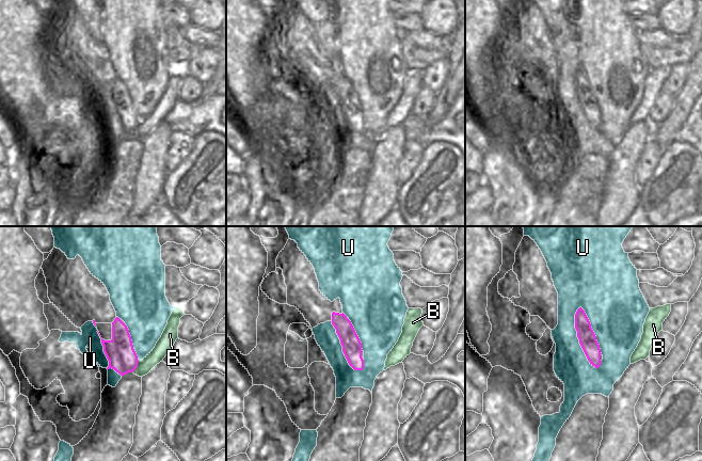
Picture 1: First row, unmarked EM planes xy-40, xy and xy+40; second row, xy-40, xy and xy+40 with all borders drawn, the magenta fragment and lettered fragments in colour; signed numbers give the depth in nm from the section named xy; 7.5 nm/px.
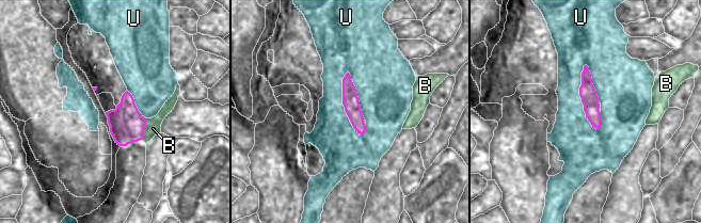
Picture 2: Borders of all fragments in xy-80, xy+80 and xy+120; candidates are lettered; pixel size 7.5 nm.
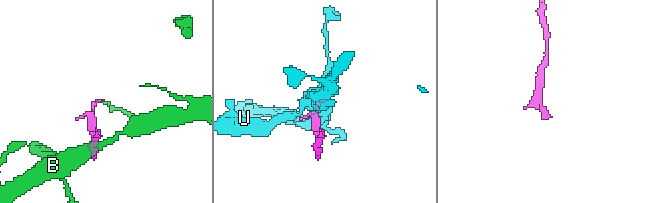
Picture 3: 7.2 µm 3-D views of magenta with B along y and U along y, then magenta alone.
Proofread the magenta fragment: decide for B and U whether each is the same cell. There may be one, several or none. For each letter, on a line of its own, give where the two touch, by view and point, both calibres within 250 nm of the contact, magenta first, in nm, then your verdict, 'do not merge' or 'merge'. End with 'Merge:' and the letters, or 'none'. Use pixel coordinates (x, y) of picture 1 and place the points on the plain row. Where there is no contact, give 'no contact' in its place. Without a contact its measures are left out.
B: meets magenta in xy-40 at (137, 127); 220 nm thick on the magenta side, 110 nm on the other; do not merge
U: meets magenta in xy+40 at (578, 99); 130 nm thick on the magenta side, 260 nm on the other; do not merge
Merge: none

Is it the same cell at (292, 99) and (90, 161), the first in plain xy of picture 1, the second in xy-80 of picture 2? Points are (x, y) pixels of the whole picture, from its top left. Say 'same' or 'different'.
same

